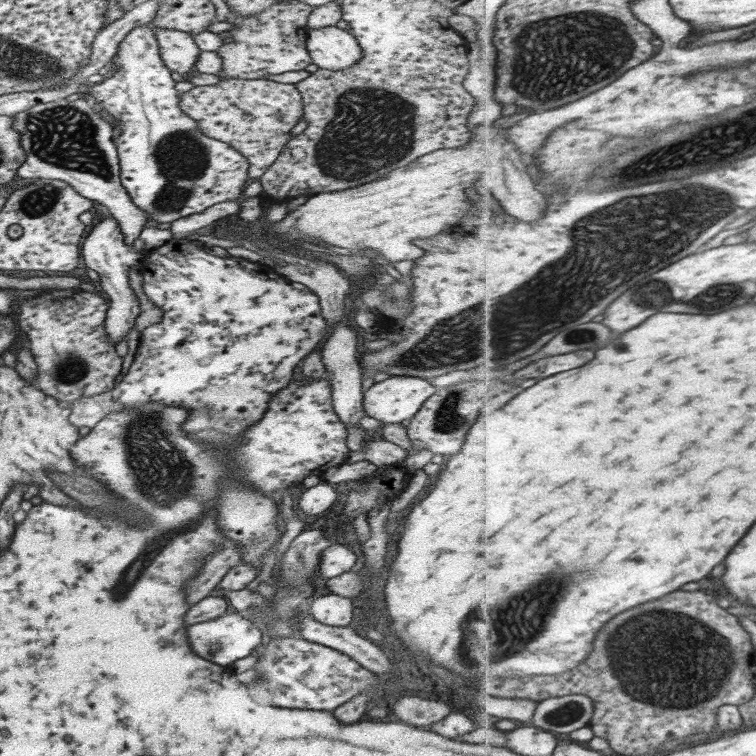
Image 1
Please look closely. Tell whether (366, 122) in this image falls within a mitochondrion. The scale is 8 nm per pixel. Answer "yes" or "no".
yes

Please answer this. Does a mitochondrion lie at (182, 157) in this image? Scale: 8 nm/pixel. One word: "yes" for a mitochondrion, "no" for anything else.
yes

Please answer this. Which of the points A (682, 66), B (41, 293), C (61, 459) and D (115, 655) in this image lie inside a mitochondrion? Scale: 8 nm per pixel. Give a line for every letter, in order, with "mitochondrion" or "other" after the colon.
A: other
B: other
C: other
D: other

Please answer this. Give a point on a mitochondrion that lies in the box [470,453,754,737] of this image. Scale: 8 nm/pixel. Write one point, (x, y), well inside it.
(668, 659)

